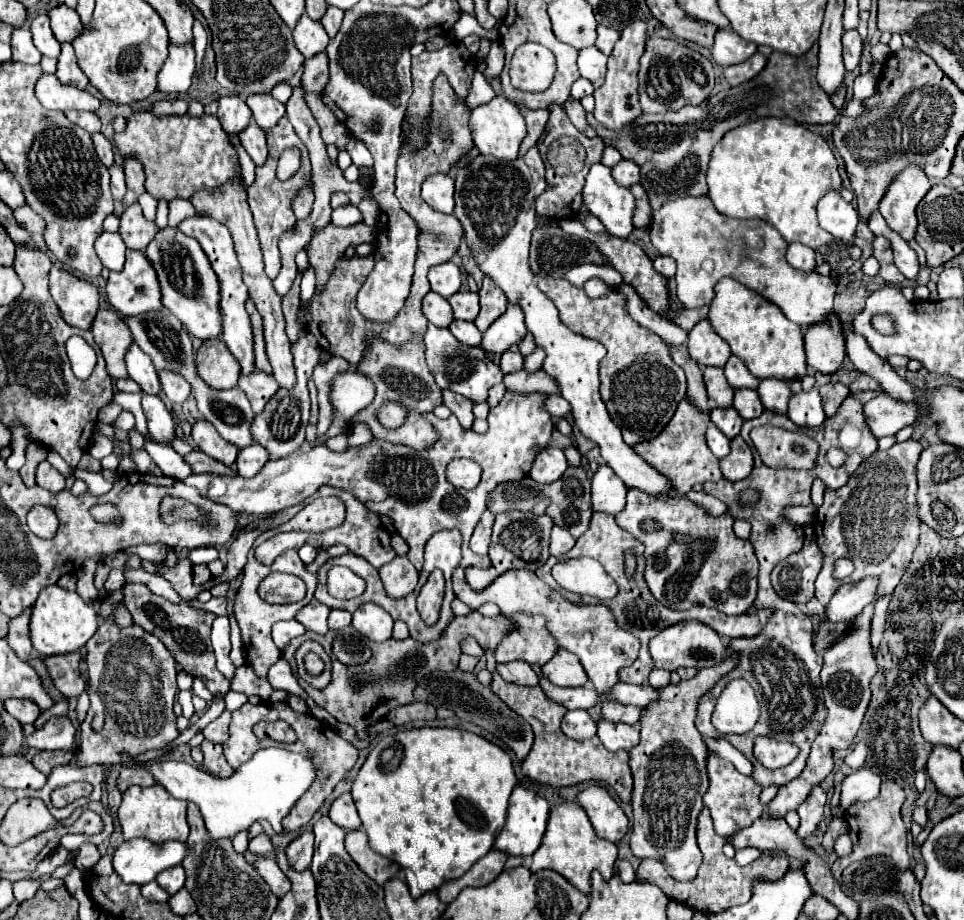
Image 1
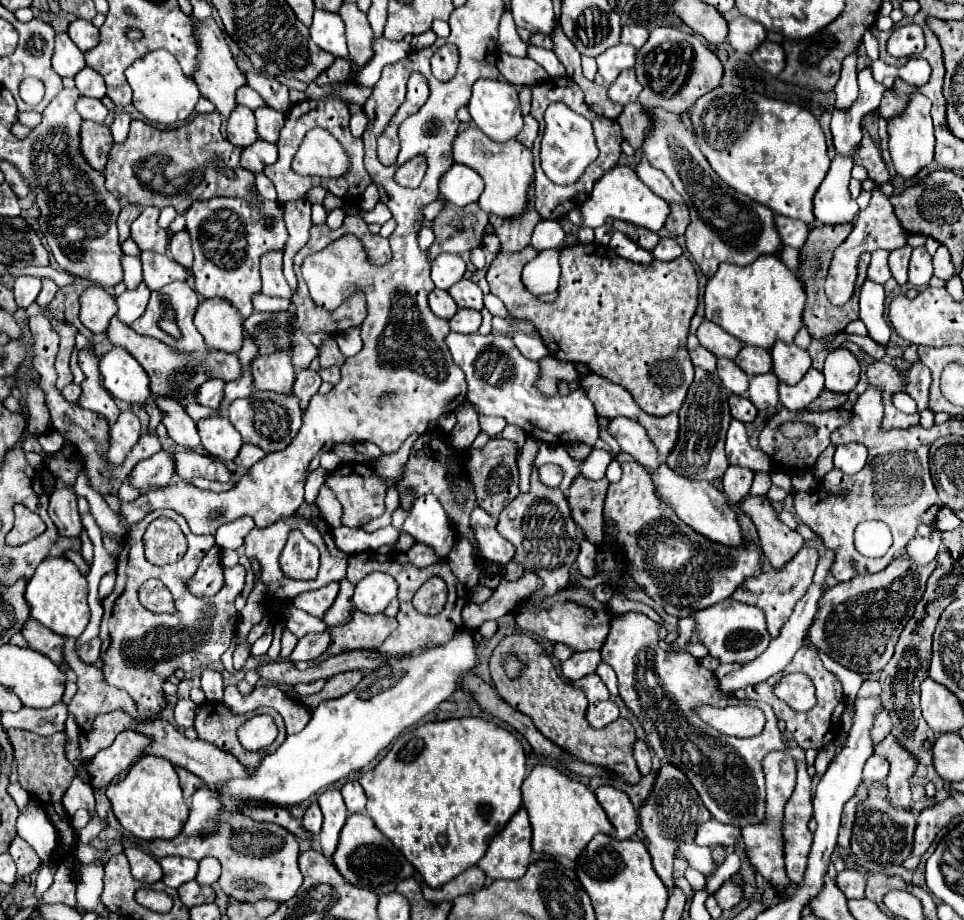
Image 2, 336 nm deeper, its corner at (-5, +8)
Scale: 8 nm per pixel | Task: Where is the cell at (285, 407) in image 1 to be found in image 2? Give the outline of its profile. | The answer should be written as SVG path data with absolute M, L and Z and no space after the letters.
M253 390L249 398L239 398L231 402L229 420L243 436L245 444L255 444L265 452L275 452L275 450L287 448L289 442L297 436L303 420L303 410L293 390L285 394L269 392L269 390Z

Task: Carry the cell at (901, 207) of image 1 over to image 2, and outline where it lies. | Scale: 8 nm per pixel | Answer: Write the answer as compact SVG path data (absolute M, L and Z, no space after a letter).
M913 94L905 114L889 122L889 150L897 176L905 180L915 178L925 166L933 162L933 146L935 146L935 136L931 122L931 100L923 94Z

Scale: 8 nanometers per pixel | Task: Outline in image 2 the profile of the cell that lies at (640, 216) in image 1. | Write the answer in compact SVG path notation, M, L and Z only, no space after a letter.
M671 202L669 208L671 208L671 214L669 214L667 222L665 222L665 228L667 228L673 236L685 234L687 224L689 224L689 212L687 212L687 206L685 206L685 204L677 204L677 202Z

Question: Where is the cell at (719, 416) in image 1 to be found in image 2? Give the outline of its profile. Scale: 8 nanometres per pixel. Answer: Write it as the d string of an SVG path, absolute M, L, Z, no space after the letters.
M731 396L729 408L731 408L731 416L743 424L753 422L753 418L757 416L757 408L745 396Z

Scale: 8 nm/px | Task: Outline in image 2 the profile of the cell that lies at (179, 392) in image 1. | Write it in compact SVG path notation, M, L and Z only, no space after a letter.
M207 380L207 382L203 382L195 392L195 398L197 398L195 402L201 404L201 406L217 408L221 398L223 398L223 386L225 386L223 380Z

